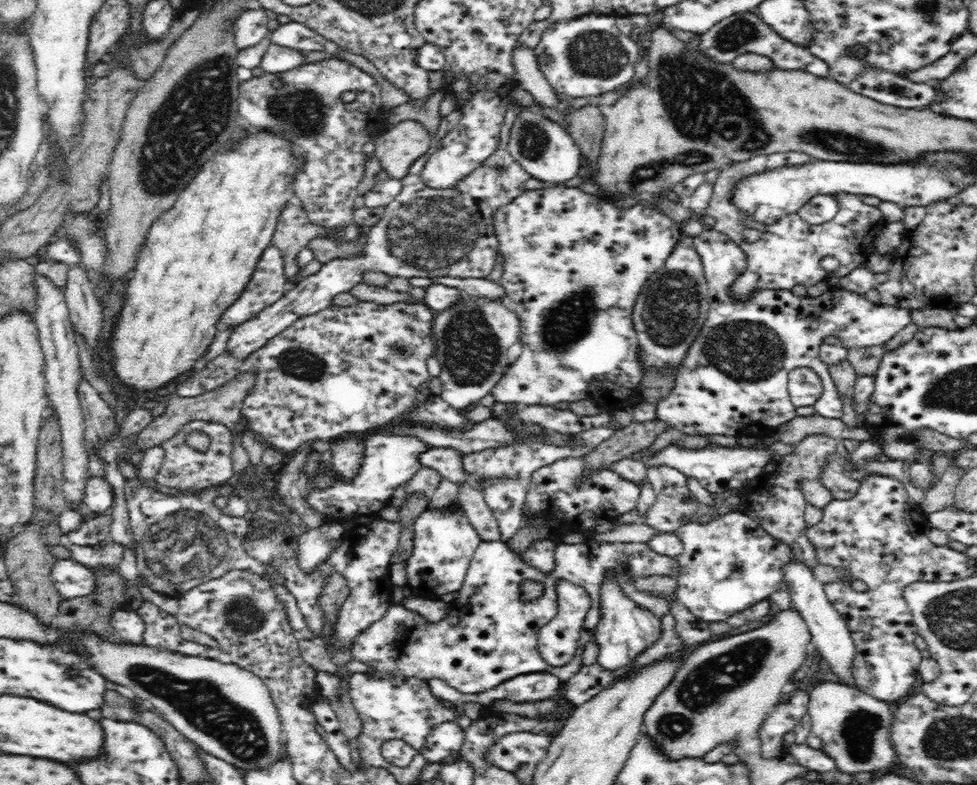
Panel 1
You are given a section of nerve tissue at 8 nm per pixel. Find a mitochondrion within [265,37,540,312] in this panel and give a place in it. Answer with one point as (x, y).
(426, 235)

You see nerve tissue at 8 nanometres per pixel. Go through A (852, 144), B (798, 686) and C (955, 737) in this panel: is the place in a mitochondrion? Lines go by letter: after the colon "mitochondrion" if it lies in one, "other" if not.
A: mitochondrion
B: other
C: mitochondrion

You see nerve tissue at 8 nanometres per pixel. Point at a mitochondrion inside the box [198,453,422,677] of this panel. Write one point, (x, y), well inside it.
(245, 615)

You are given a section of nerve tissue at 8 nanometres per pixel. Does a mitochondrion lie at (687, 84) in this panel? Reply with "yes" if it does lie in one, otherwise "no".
yes

